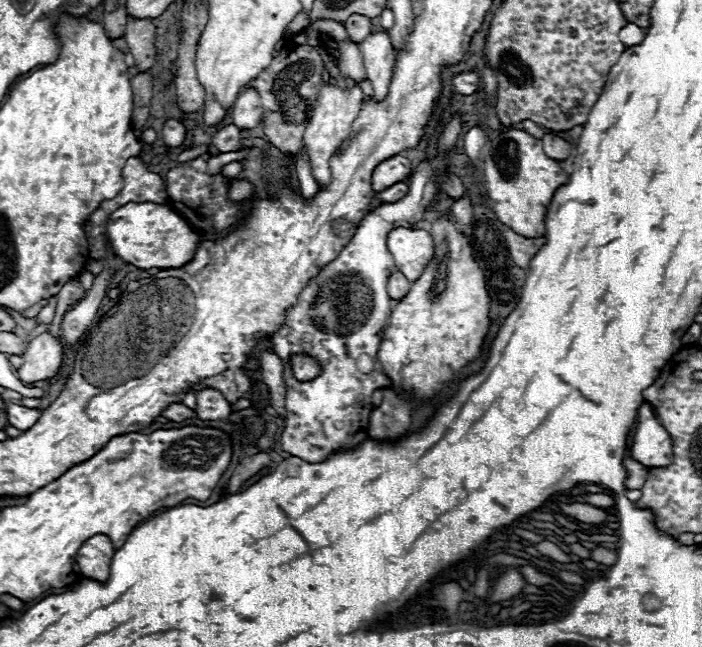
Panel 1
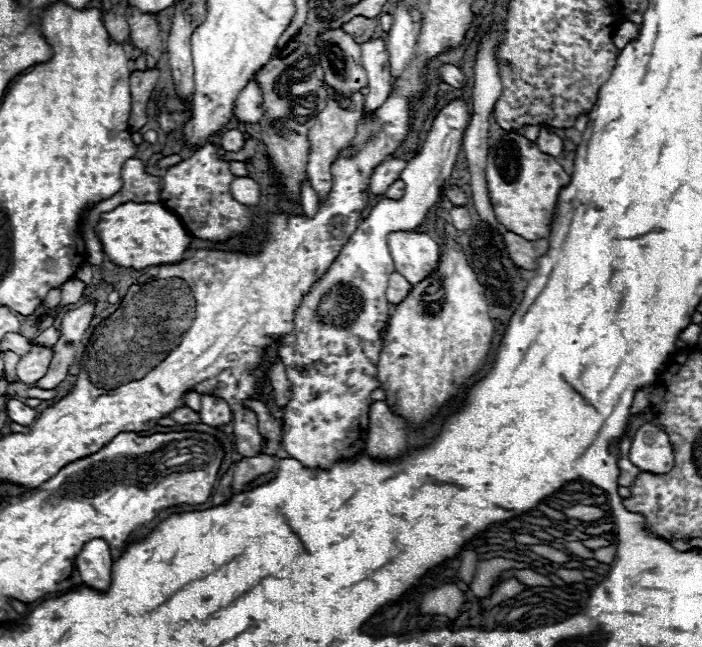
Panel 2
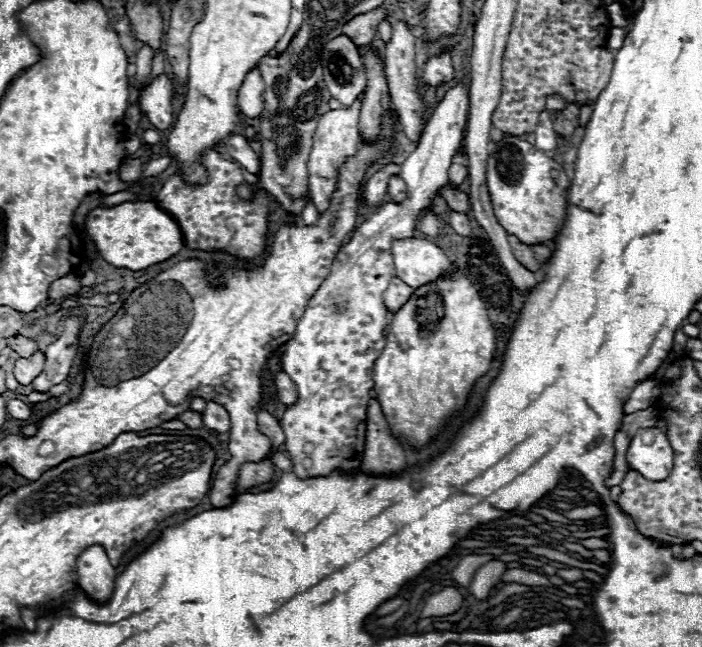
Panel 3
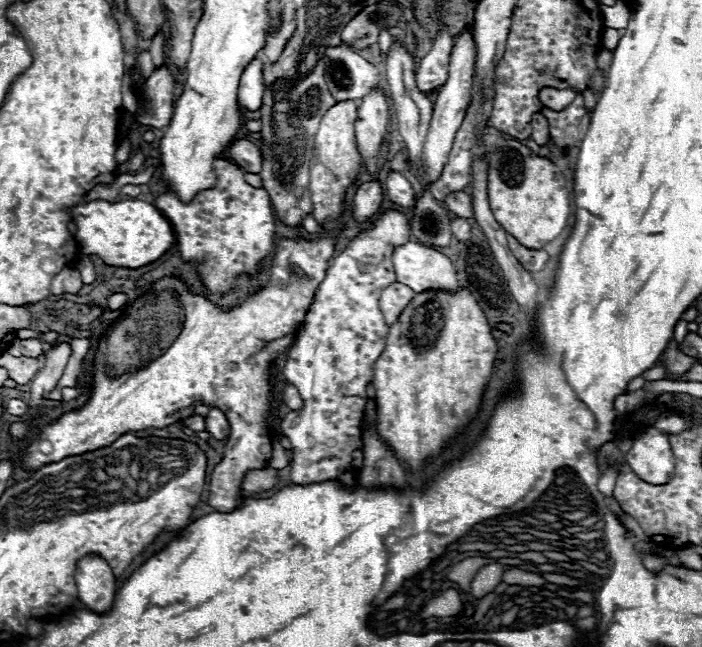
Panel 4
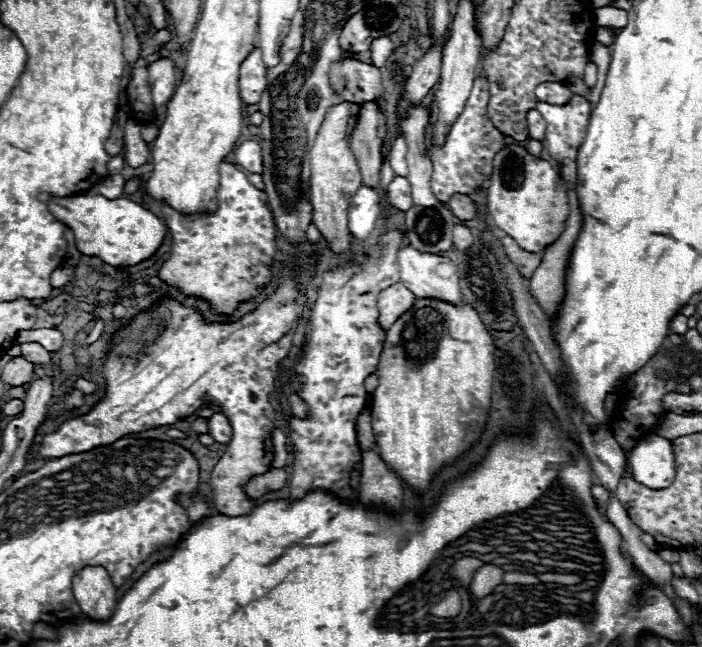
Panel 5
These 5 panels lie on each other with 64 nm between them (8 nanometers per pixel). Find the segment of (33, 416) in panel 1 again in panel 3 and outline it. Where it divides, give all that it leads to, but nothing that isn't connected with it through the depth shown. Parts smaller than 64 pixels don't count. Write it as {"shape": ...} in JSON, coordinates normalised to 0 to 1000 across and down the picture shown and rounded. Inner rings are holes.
{"shape":[[[11,618],[11,640],[20,646],[20,649],[40,649],[43,646],[43,628],[34,624],[31,618]]]}

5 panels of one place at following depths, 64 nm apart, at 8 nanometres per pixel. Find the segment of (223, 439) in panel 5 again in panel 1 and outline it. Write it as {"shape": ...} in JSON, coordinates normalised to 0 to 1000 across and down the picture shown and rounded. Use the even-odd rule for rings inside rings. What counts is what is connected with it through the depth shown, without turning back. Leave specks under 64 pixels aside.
{"shape":[[[291,600],[279,606],[279,643],[285,649],[316,649],[328,643],[328,621],[302,600]]]}

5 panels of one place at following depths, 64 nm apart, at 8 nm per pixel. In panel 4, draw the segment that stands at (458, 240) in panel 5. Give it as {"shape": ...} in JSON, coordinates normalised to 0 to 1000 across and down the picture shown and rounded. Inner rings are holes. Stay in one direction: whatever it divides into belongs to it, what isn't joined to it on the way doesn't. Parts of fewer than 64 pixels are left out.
{"shape":[[[647,334],[647,340],[644,340],[644,362],[647,362],[652,371],[667,374],[667,371],[670,371],[670,346],[667,346],[667,340]]]}

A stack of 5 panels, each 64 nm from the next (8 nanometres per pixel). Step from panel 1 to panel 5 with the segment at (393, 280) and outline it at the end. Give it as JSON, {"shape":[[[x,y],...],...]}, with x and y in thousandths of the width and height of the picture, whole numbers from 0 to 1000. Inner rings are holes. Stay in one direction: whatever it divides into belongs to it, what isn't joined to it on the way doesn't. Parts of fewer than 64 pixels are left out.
{"shape":[[[558,439],[538,457],[538,482],[541,482],[541,504],[553,510],[575,479],[581,479],[593,467],[593,457],[575,439]]]}

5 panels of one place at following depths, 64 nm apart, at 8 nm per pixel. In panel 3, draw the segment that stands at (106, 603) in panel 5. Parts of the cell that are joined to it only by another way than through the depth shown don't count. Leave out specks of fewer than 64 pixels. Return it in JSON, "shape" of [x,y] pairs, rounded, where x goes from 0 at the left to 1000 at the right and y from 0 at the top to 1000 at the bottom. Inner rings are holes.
{"shape":[[[125,844],[108,869],[111,906],[137,930],[151,930],[162,912],[165,878],[157,872],[145,844]]]}

